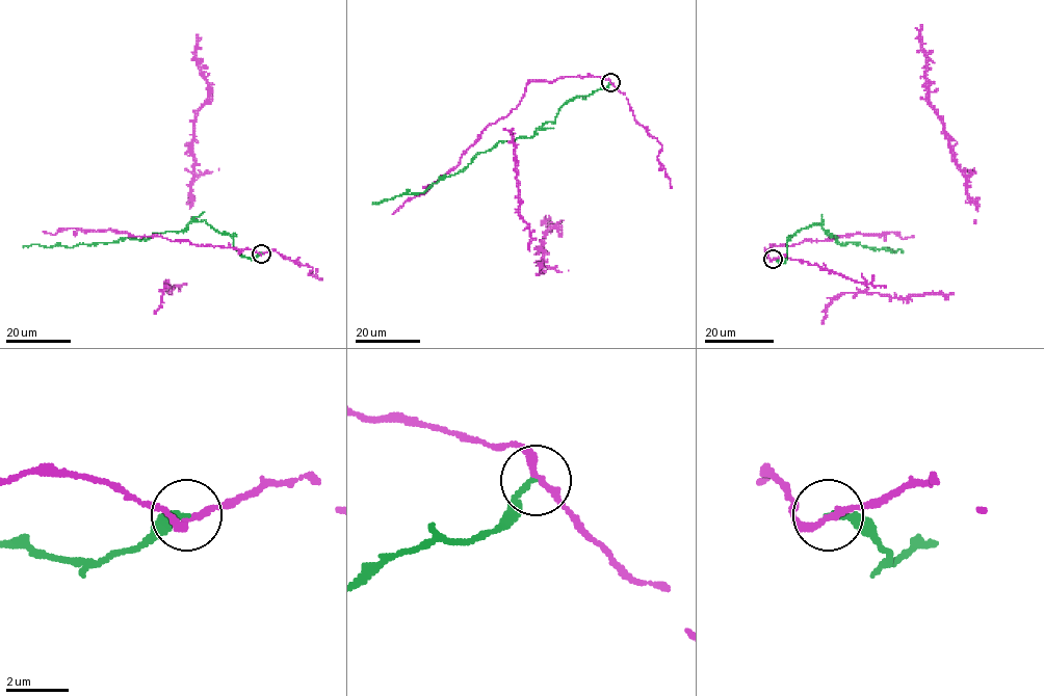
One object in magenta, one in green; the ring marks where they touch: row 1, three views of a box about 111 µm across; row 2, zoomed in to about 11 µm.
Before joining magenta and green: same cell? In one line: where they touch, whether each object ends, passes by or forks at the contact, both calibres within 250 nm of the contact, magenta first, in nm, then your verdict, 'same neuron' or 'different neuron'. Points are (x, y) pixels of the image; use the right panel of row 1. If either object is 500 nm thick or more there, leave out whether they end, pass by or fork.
at (773, 259); magenta passes by; green ends there; 190 nm thick on the magenta side, 200 nm on the other; different neuron

